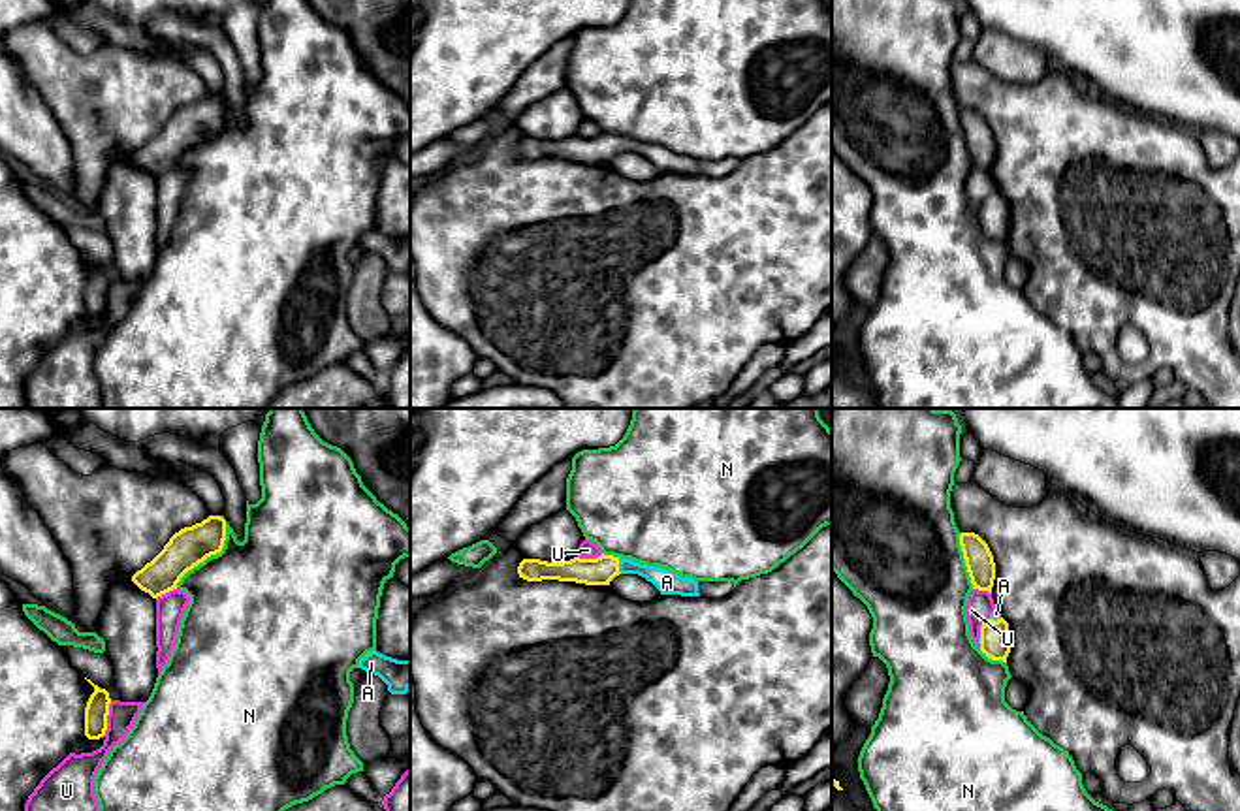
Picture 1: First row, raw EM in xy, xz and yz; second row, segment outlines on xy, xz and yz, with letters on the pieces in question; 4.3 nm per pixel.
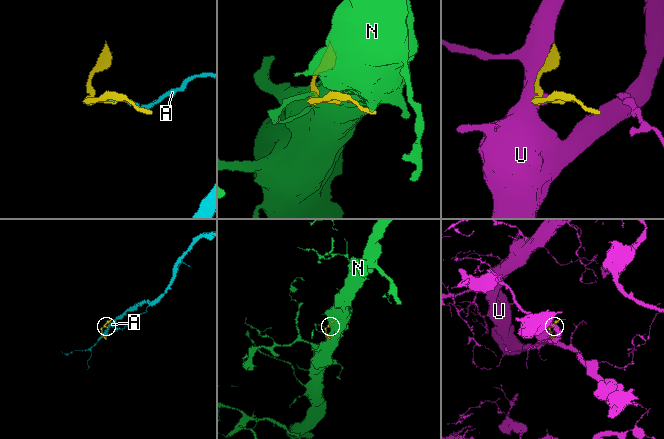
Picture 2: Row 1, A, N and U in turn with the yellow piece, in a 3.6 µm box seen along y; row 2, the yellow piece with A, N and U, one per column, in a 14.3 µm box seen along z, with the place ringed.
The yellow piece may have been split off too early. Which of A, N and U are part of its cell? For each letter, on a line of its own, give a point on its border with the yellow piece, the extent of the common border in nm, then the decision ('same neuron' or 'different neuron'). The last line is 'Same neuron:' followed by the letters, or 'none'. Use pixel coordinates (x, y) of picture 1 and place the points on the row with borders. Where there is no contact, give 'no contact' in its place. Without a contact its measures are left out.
A: xz (618, 565) | 70 nm | same neuron
N: xy (209, 556) | 360 nm | different neuron
U: xy (106, 717) | 160 nm | different neuron
Same neuron: A

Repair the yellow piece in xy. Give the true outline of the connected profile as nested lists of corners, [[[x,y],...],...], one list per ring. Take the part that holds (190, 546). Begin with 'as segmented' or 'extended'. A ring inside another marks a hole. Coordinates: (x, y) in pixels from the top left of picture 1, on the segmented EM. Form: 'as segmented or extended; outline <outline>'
as segmented; outline [[[209,516],[201,523],[175,533],[152,561],[132,576],[132,581],[152,598],[158,598],[177,589],[188,570],[220,553],[224,540],[226,519]]]

